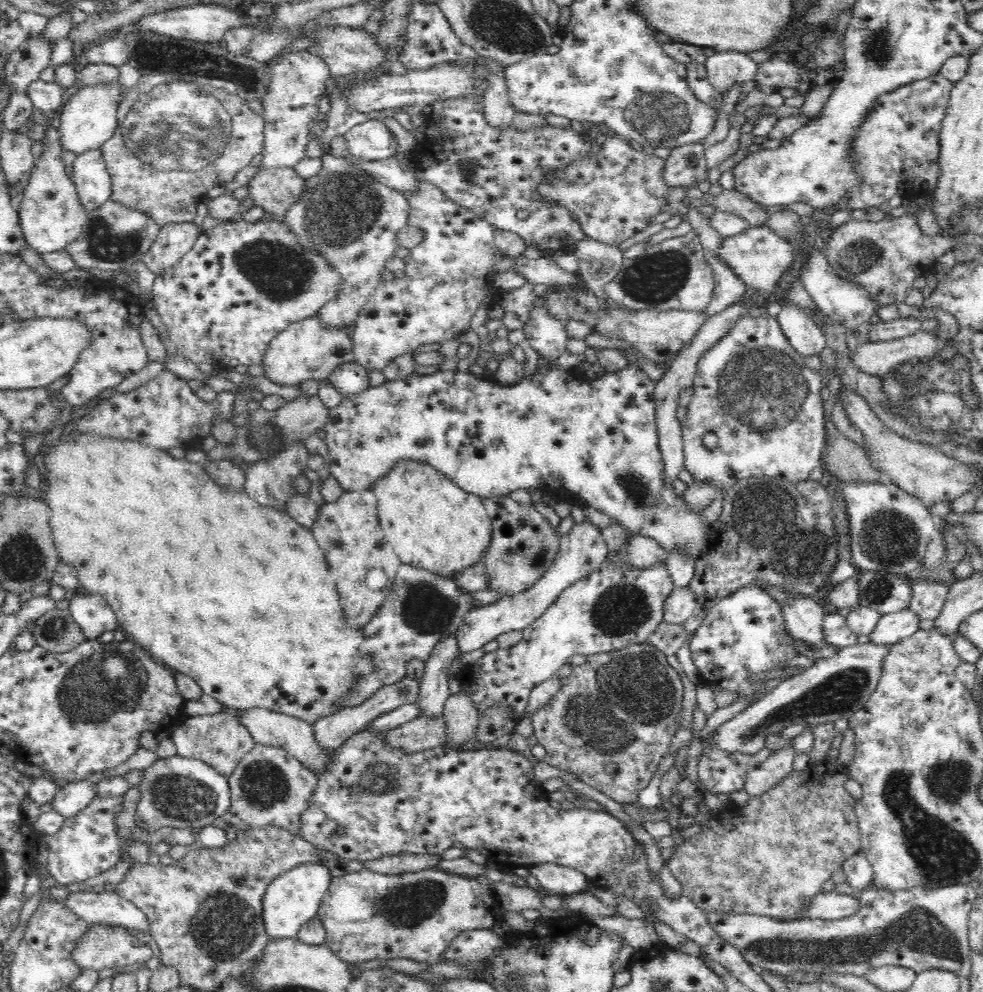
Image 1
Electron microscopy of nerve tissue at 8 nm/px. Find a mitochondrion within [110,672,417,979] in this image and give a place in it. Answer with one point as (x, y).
(223, 925)

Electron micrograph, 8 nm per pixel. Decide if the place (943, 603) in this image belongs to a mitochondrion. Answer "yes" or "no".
no

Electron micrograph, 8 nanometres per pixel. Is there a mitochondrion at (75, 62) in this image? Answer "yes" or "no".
no

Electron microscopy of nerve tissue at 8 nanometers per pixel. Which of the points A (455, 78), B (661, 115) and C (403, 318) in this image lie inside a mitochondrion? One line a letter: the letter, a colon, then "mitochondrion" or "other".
A: other
B: mitochondrion
C: other

